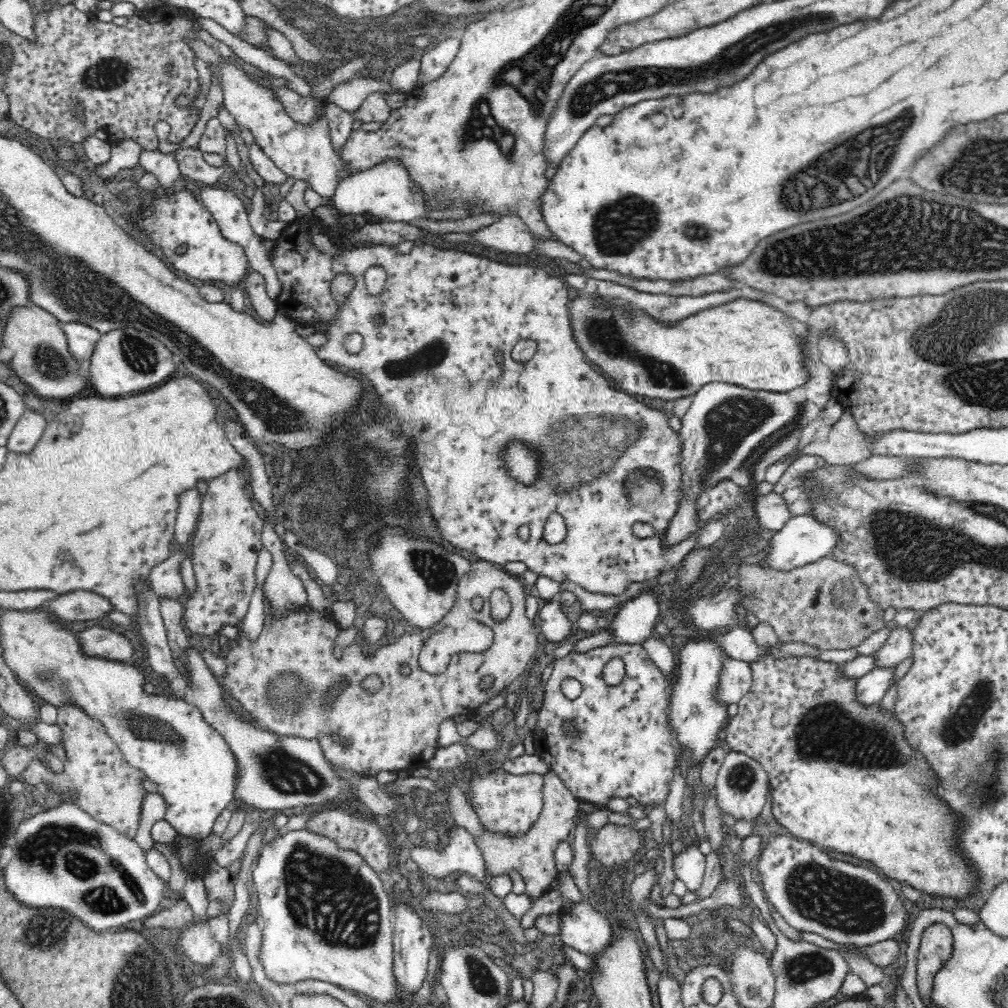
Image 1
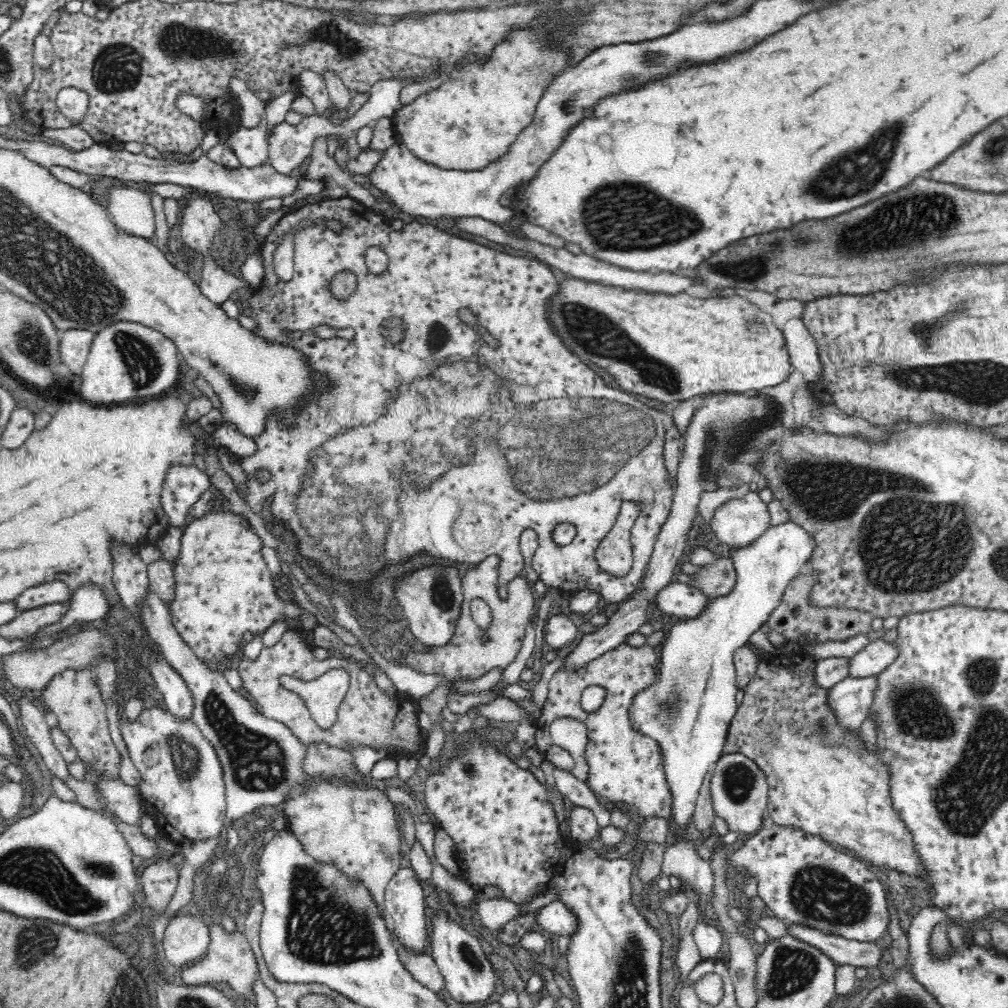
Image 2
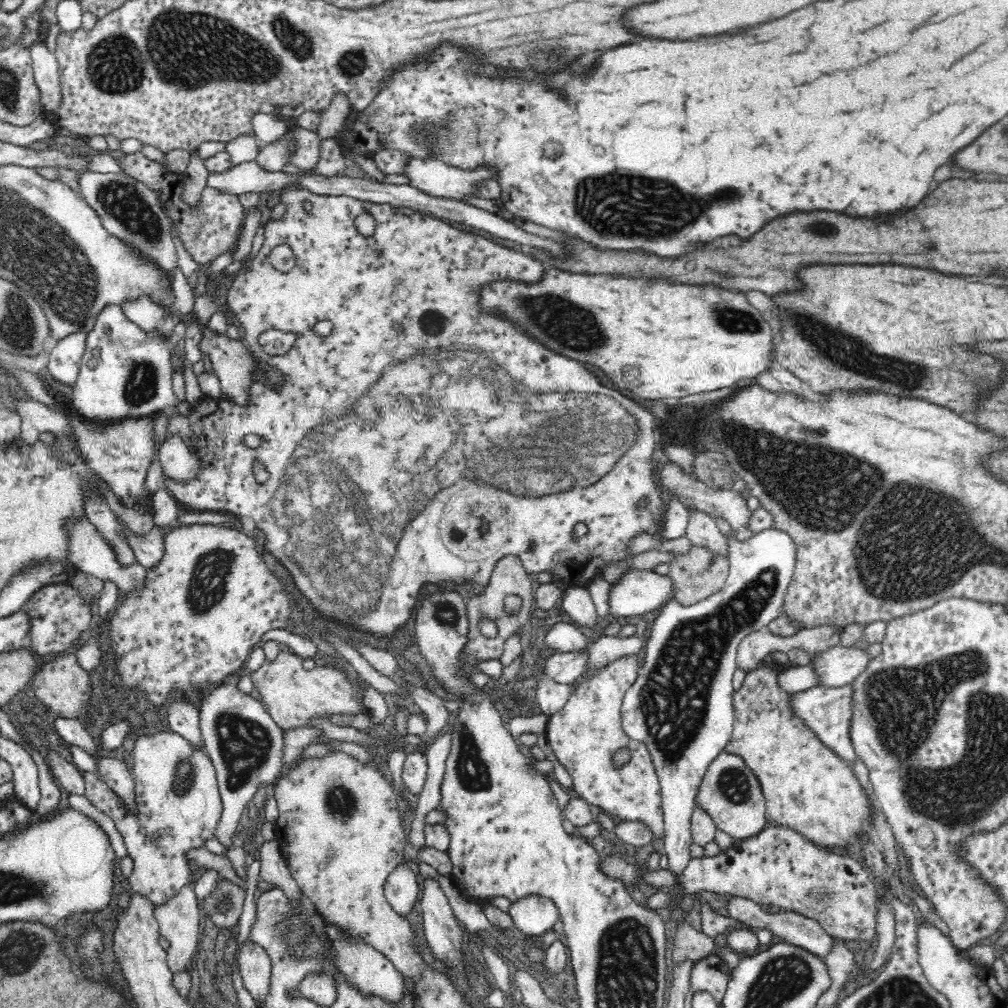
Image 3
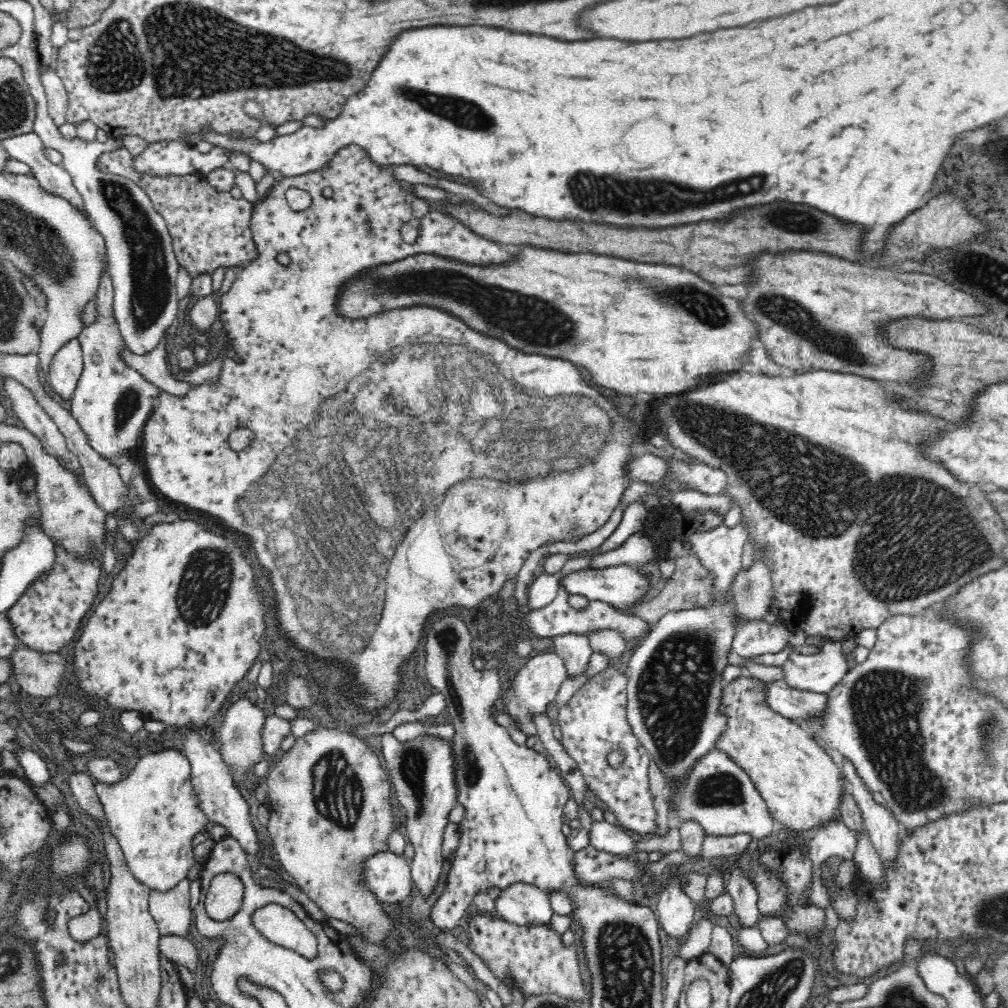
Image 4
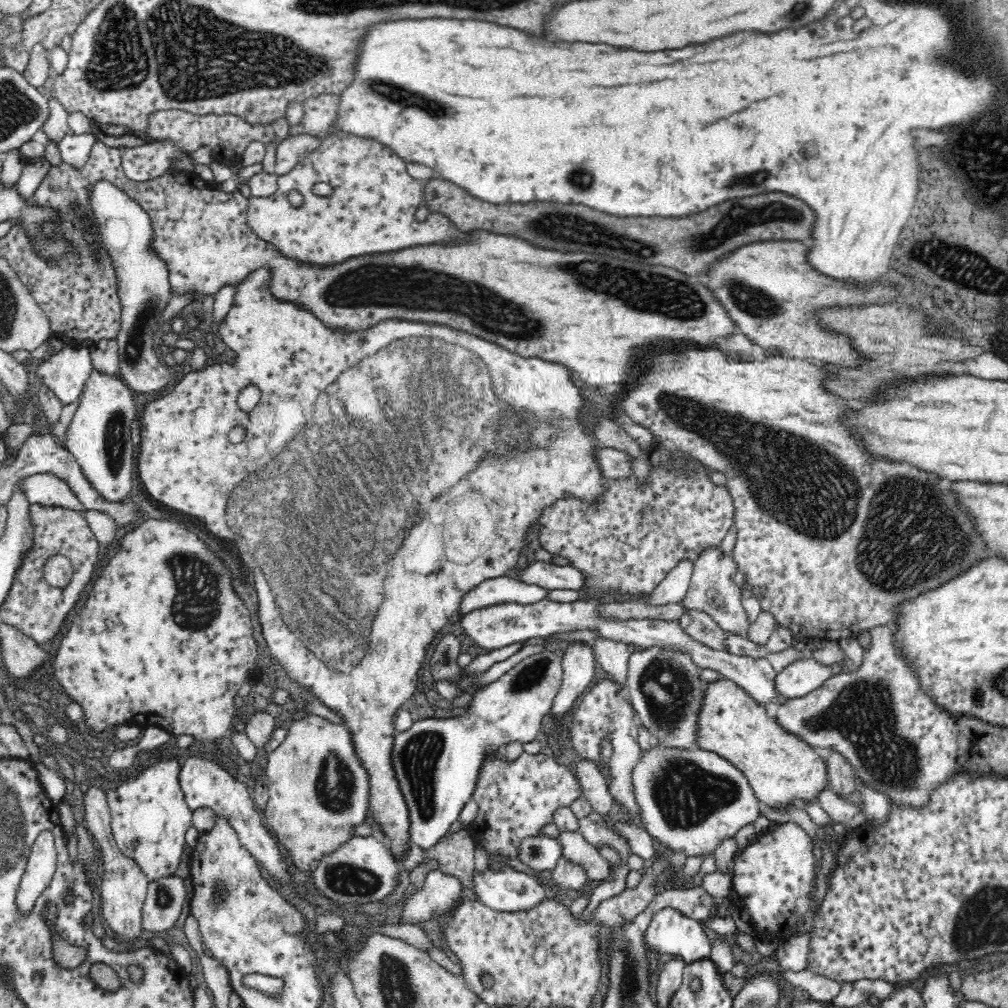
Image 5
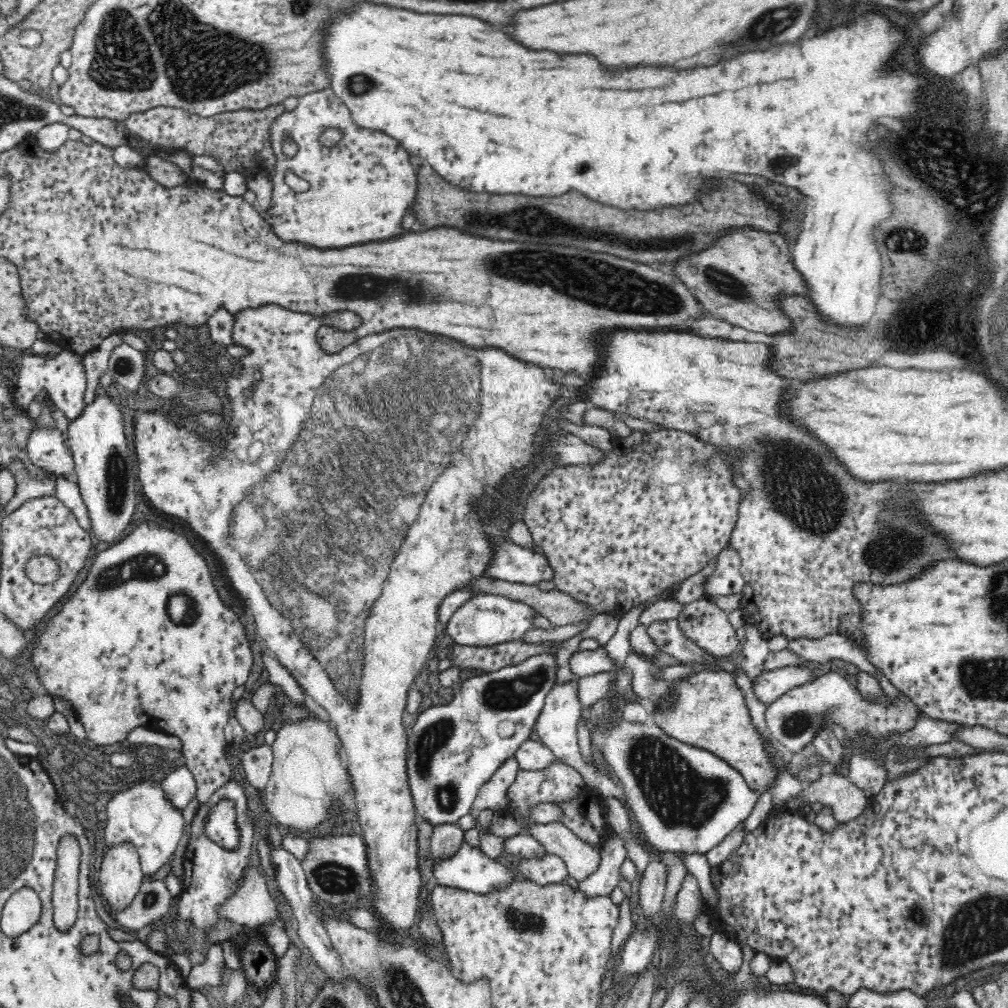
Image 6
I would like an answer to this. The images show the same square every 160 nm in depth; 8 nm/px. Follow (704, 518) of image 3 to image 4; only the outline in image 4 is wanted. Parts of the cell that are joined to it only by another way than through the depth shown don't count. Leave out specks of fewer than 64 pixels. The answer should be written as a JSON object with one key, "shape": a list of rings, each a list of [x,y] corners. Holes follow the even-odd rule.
{"shape":[[[741,521],[737,526],[734,526],[734,528],[726,527],[726,525],[722,523],[711,529],[694,531],[689,536],[692,549],[694,549],[694,551],[698,553],[698,557],[702,559],[702,565],[714,571],[714,575],[716,575],[716,580],[714,580],[714,596],[712,596],[712,599],[717,599],[725,593],[734,575],[741,569],[742,546],[749,539],[749,535],[750,523],[748,523],[748,521]]]}

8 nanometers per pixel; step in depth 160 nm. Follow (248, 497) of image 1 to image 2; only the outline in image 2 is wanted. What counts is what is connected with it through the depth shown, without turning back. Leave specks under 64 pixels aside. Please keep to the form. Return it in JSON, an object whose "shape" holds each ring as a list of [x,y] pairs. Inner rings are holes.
{"shape":[[[212,505],[201,517],[190,519],[190,523],[183,528],[180,553],[173,564],[176,600],[167,608],[178,633],[207,664],[217,663],[228,655],[234,655],[243,648],[243,636],[247,631],[262,634],[278,617],[298,620],[304,630],[314,631],[320,625],[314,614],[300,604],[283,604],[275,597],[272,575],[262,554],[262,543],[250,523],[242,518],[242,513],[236,514],[230,507],[216,509]]]}

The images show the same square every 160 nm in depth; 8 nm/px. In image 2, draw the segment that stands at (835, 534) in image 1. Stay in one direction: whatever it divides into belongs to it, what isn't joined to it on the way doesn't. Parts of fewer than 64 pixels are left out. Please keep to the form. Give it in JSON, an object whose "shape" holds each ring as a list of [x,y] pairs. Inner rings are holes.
{"shape":[[[786,521],[772,525],[760,538],[744,546],[734,548],[727,546],[726,555],[732,558],[736,567],[736,586],[730,594],[719,596],[710,602],[708,610],[694,620],[679,619],[670,626],[664,644],[662,645],[662,666],[659,667],[660,682],[647,689],[635,698],[634,705],[630,707],[633,727],[643,734],[648,734],[658,742],[662,742],[664,753],[664,769],[670,779],[673,793],[673,806],[670,821],[675,824],[677,834],[686,834],[686,829],[695,810],[699,790],[704,776],[711,764],[723,753],[730,722],[737,711],[736,669],[734,669],[734,654],[738,648],[749,640],[750,635],[760,629],[767,622],[768,615],[779,605],[783,590],[791,580],[806,567],[816,550],[816,539],[810,531],[804,529],[800,523]]]}

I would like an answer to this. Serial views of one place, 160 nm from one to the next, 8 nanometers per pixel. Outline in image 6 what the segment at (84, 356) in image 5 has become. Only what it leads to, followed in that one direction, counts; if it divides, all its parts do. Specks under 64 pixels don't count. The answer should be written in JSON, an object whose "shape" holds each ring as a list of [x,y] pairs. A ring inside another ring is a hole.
{"shape":[[[64,349],[59,354],[50,356],[32,355],[25,352],[20,362],[18,382],[15,382],[11,392],[12,402],[17,410],[28,412],[30,404],[40,394],[40,390],[47,390],[48,396],[58,408],[64,411],[68,420],[75,419],[82,412],[82,409],[86,406],[84,402],[86,368],[84,367],[83,354],[70,349]]]}

